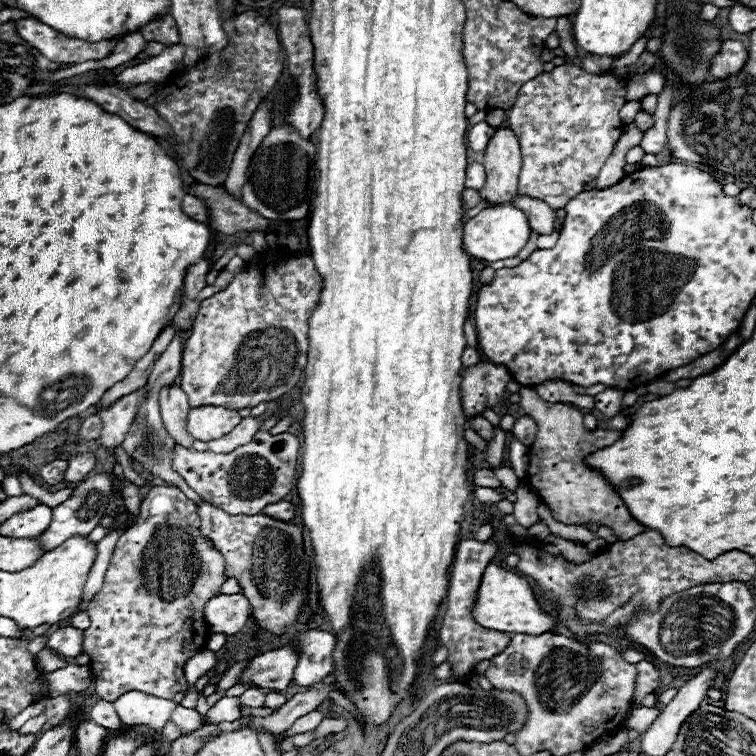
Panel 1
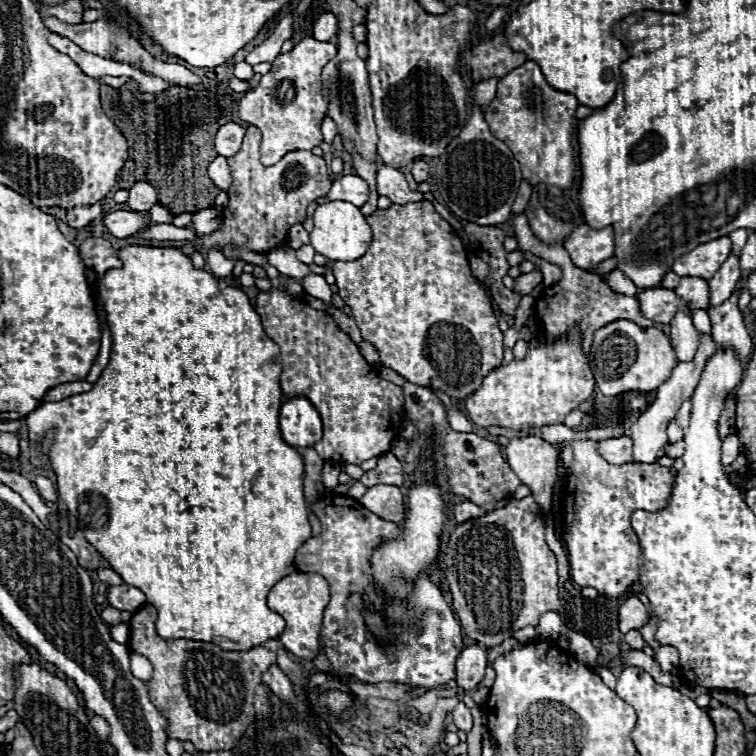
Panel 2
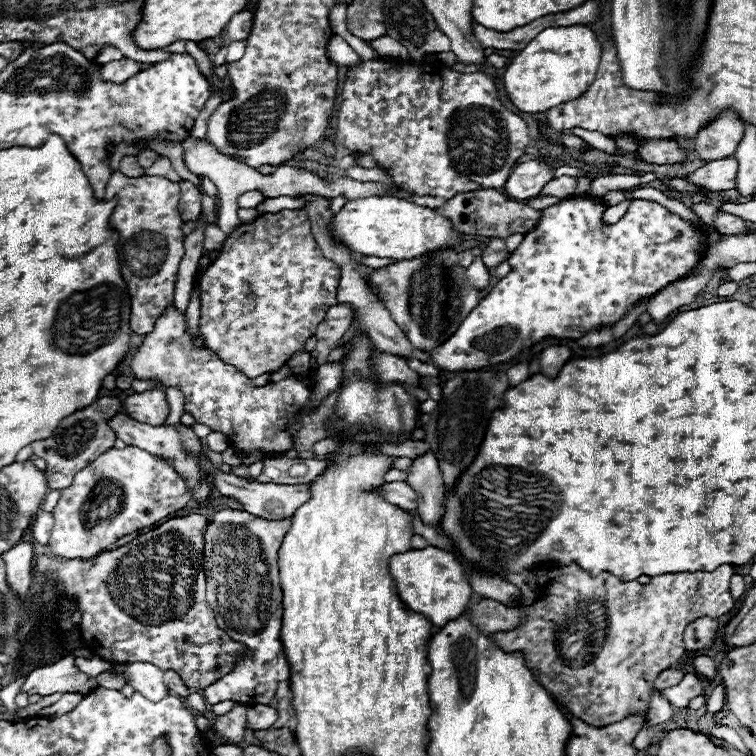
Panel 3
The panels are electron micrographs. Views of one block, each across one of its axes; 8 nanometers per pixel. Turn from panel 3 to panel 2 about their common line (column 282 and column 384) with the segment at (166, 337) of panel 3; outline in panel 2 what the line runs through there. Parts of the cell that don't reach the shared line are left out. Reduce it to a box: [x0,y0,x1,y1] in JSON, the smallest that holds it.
[256,290,404,466]

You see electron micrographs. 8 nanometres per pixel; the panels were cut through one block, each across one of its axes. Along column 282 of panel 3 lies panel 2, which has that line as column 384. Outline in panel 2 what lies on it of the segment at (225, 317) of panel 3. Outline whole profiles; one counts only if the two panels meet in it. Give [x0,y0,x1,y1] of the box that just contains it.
[332,202,504,398]

